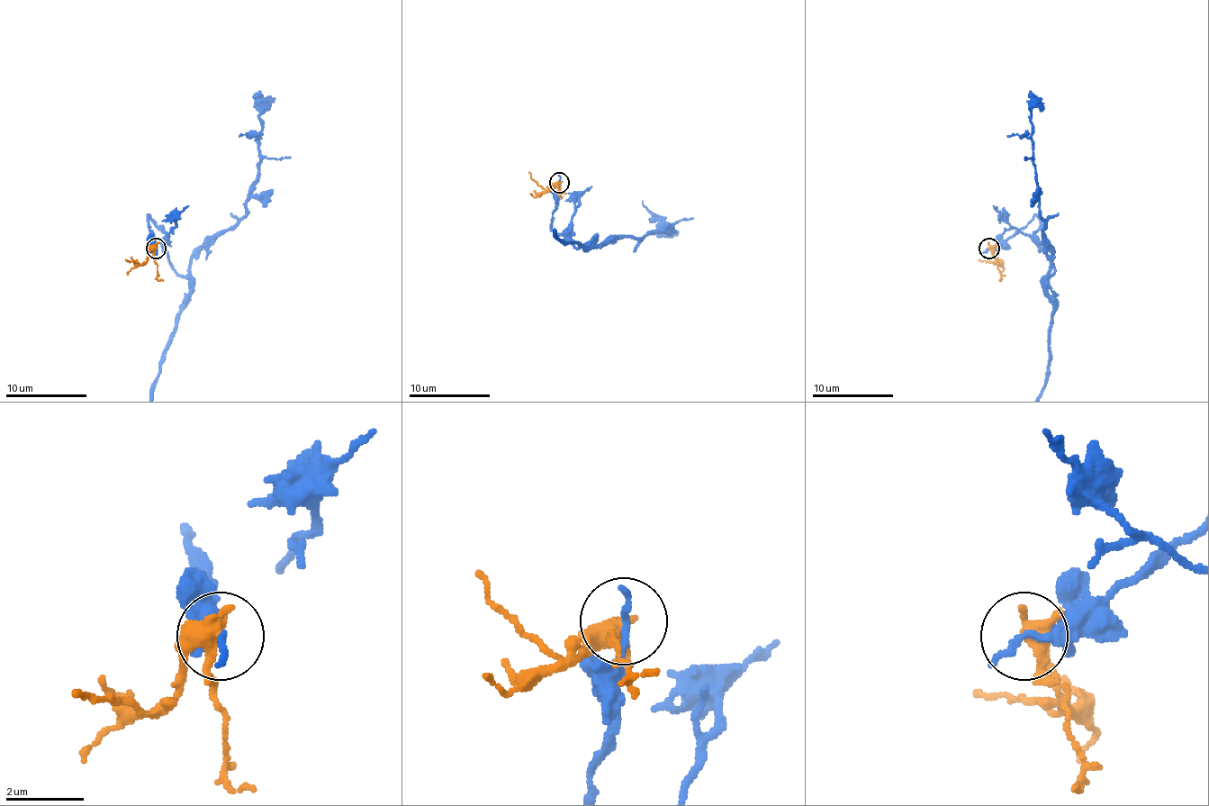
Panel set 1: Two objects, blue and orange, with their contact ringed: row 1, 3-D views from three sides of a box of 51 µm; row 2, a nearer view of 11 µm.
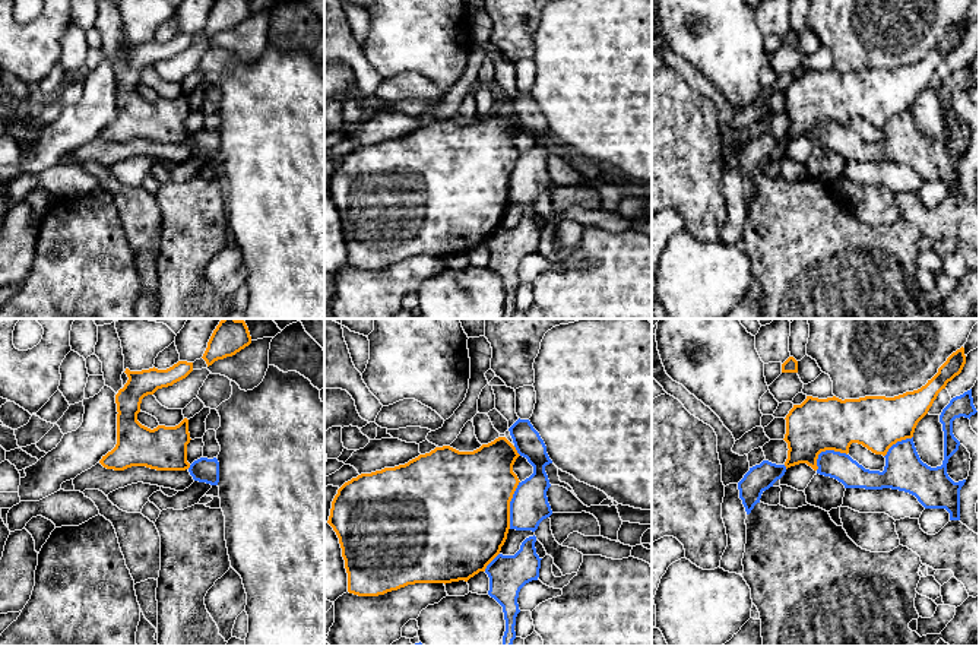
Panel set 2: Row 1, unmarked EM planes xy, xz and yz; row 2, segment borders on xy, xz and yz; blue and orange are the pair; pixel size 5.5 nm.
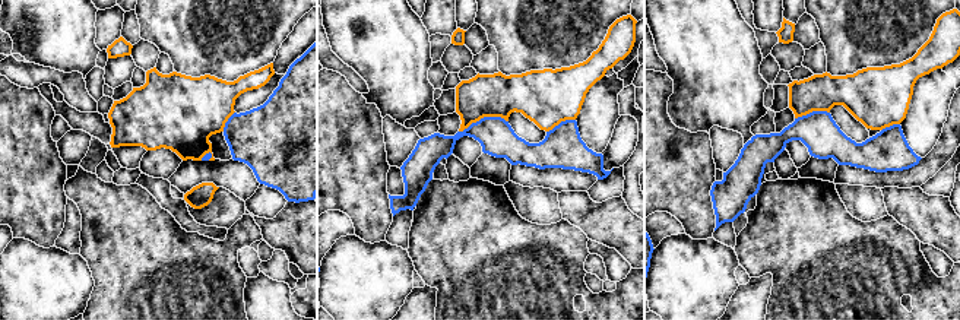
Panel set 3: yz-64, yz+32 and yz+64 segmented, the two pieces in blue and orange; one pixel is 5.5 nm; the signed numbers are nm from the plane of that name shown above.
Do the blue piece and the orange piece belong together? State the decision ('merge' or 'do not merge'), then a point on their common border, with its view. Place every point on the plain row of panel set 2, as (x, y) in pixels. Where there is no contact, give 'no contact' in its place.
do not merge; contact xz (510, 177)

